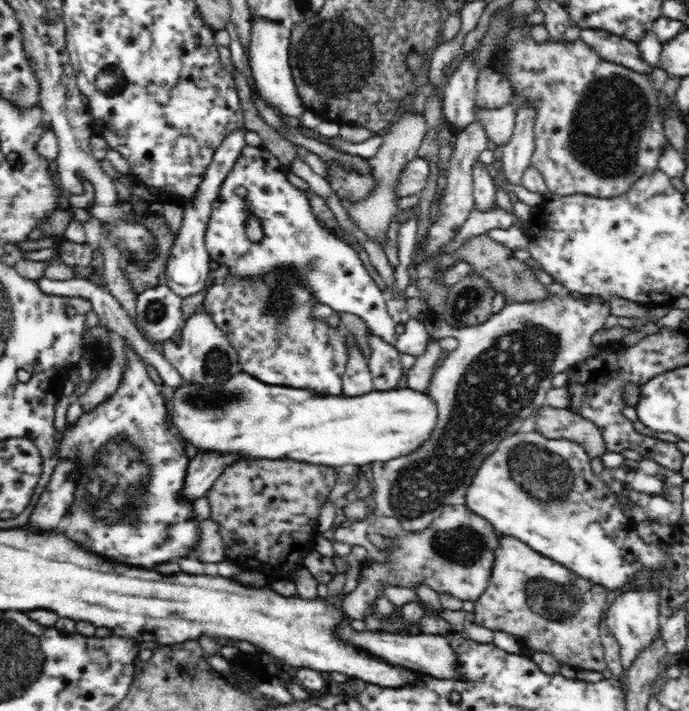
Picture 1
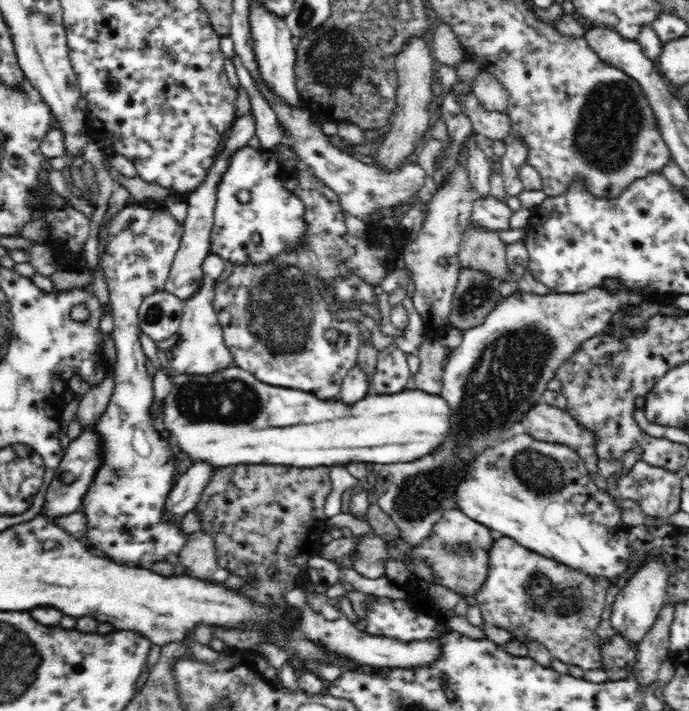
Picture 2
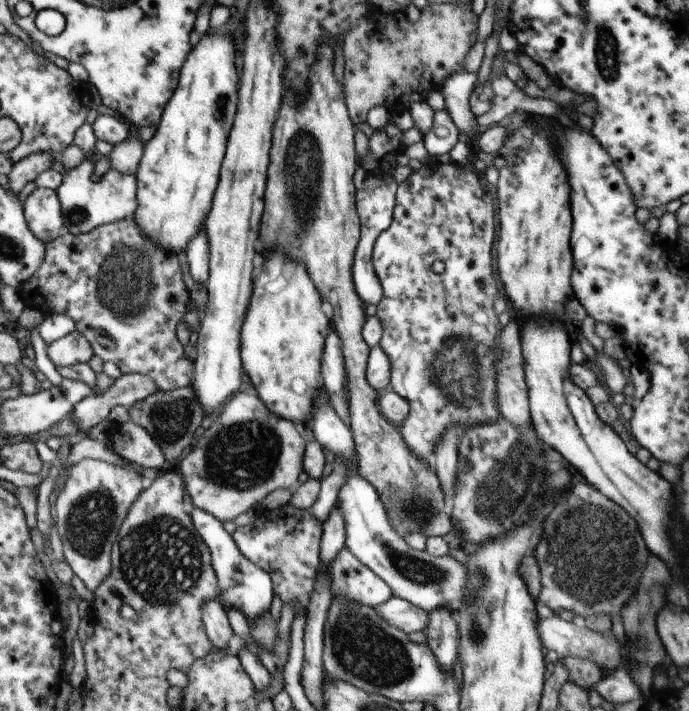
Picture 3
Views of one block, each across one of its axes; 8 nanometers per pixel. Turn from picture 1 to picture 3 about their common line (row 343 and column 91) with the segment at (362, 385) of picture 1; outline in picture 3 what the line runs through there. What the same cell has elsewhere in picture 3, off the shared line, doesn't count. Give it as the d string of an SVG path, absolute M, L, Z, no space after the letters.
M76 330L54 336L51 343L46 345L46 350L48 358L55 366L69 367L84 364L92 358L90 341Z

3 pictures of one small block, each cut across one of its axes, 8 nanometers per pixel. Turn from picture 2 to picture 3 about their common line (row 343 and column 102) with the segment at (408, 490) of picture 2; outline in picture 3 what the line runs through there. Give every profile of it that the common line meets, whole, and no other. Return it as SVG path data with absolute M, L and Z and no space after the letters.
M85 458L71 466L64 487L58 489L54 502L58 514L55 524L63 544L65 562L88 589L98 588L112 570L111 548L130 506L142 492L142 480L136 472L138 470L134 468L118 468L109 462Z

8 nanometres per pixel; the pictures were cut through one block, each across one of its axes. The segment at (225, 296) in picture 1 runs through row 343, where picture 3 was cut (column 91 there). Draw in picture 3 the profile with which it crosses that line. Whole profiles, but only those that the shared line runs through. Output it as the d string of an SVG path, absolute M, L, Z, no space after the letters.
M122 219L100 225L88 234L64 234L45 244L46 254L40 268L18 290L25 306L43 313L66 314L74 320L74 330L92 343L95 353L107 362L114 362L121 374L144 374L154 380L158 391L184 388L192 382L192 360L186 358L184 346L176 338L176 324L184 318L190 296L182 278L181 259L152 244L136 221Z

